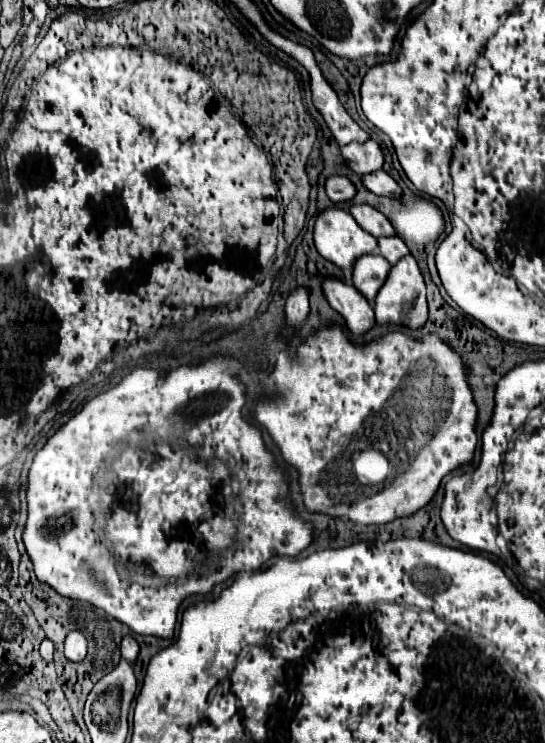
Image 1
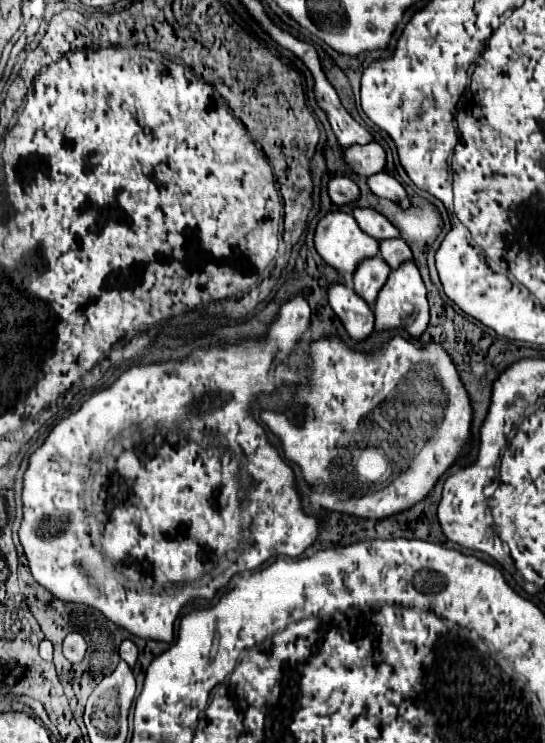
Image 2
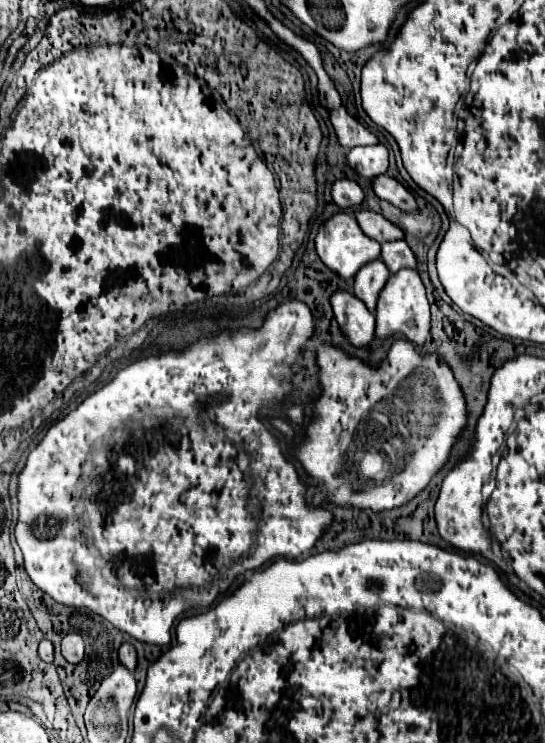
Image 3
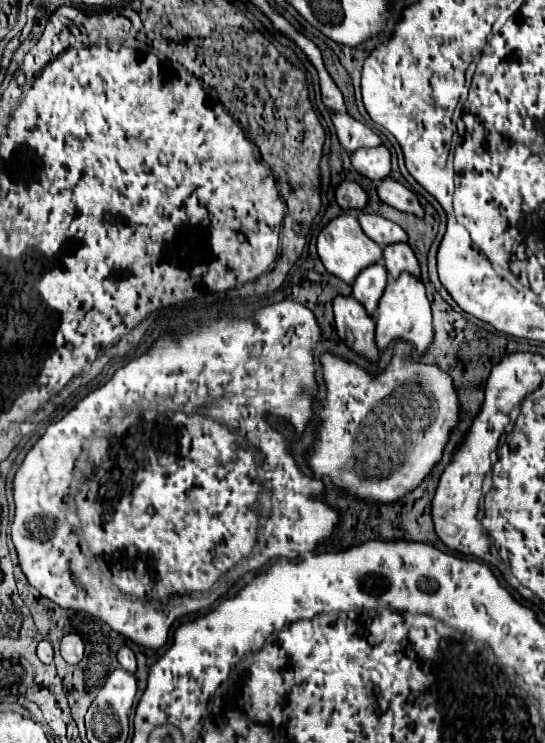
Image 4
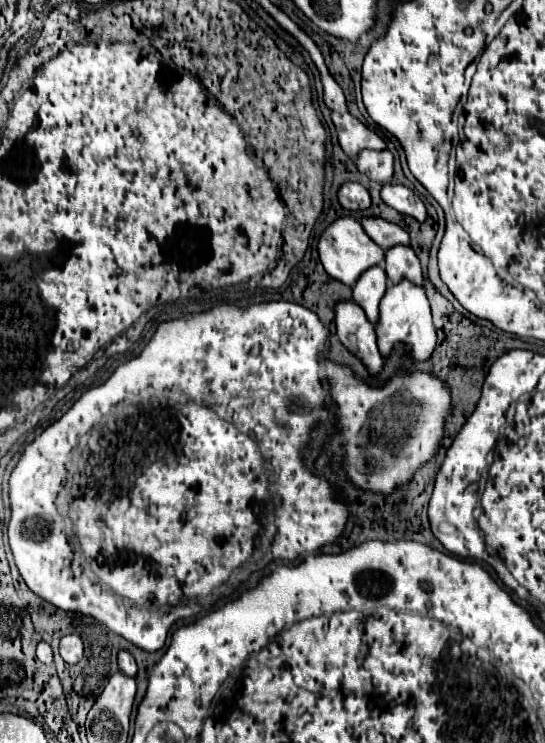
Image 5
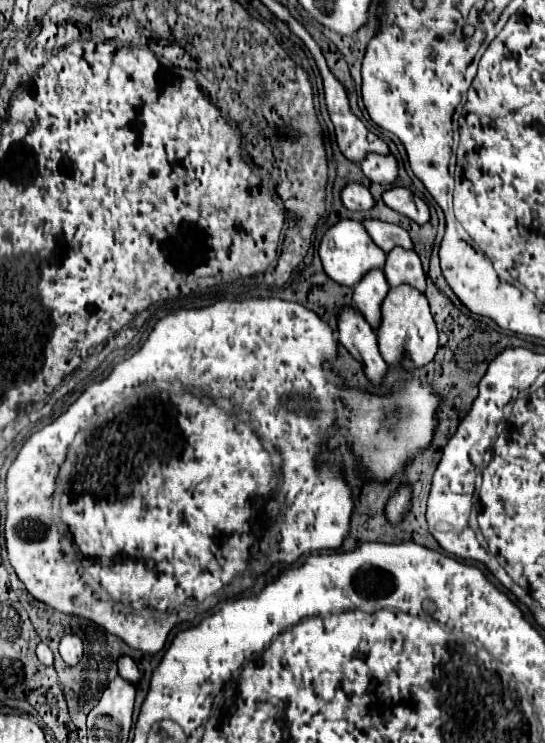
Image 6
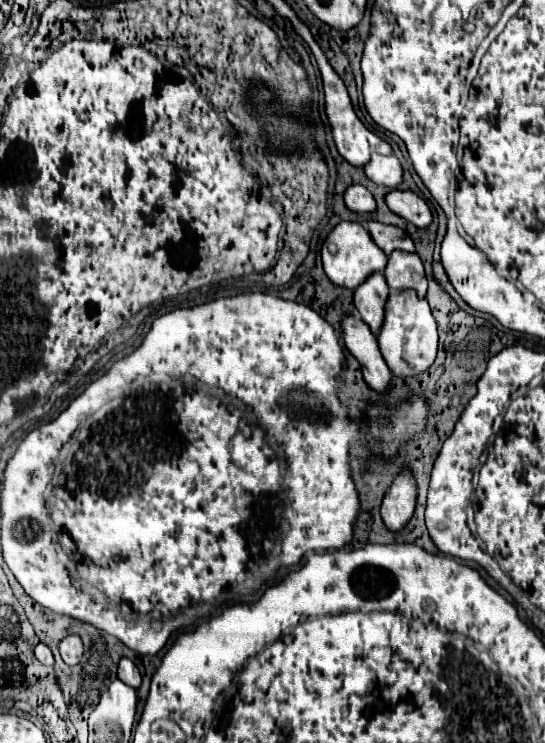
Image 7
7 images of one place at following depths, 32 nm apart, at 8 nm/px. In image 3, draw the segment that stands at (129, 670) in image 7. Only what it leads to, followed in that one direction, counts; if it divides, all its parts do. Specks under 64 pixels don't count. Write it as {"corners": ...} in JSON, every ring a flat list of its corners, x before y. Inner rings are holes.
{"corners":[[122,644,120,650,118,650,118,660,130,672,134,672,134,668,136,668,136,650,134,650,134,646,132,644]]}

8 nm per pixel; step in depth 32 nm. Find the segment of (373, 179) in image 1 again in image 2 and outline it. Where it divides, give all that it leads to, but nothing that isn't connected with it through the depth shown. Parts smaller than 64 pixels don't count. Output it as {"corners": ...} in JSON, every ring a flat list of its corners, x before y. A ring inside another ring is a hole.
{"corners":[[380,172,380,174,374,174,368,178,368,186,372,188,372,192,380,198,388,198,388,200,394,200,396,204,400,204,402,208,410,208,410,198,406,194,406,190,402,188,402,184,388,176,386,172]]}

